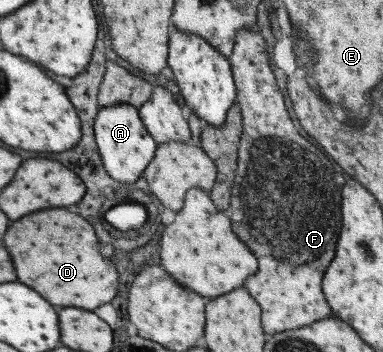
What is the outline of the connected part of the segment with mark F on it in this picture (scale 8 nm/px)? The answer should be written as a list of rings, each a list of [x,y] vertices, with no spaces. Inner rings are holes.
[[[239,29],[235,33],[233,49],[231,55],[227,57],[227,61],[230,65],[230,72],[232,73],[234,85],[236,87],[235,102],[239,104],[239,111],[241,114],[242,131],[237,148],[236,156],[236,174],[233,178],[231,186],[231,207],[229,207],[229,219],[233,223],[233,233],[253,251],[253,255],[257,257],[257,271],[253,275],[249,275],[245,279],[245,290],[249,292],[249,295],[253,296],[253,300],[257,302],[260,307],[260,326],[263,333],[271,335],[273,333],[285,331],[287,329],[297,329],[303,327],[313,321],[321,320],[321,318],[327,318],[331,316],[331,312],[327,302],[325,301],[323,293],[321,293],[321,275],[325,271],[325,267],[329,265],[329,261],[333,259],[333,251],[335,251],[335,241],[337,241],[337,233],[339,233],[339,227],[341,227],[341,215],[339,215],[339,185],[333,181],[333,174],[345,174],[340,166],[323,153],[322,148],[317,145],[313,145],[303,139],[293,123],[287,115],[285,105],[283,103],[283,96],[281,91],[277,88],[273,72],[269,68],[267,61],[267,52],[265,51],[265,42],[263,38],[257,33],[255,29]]]

